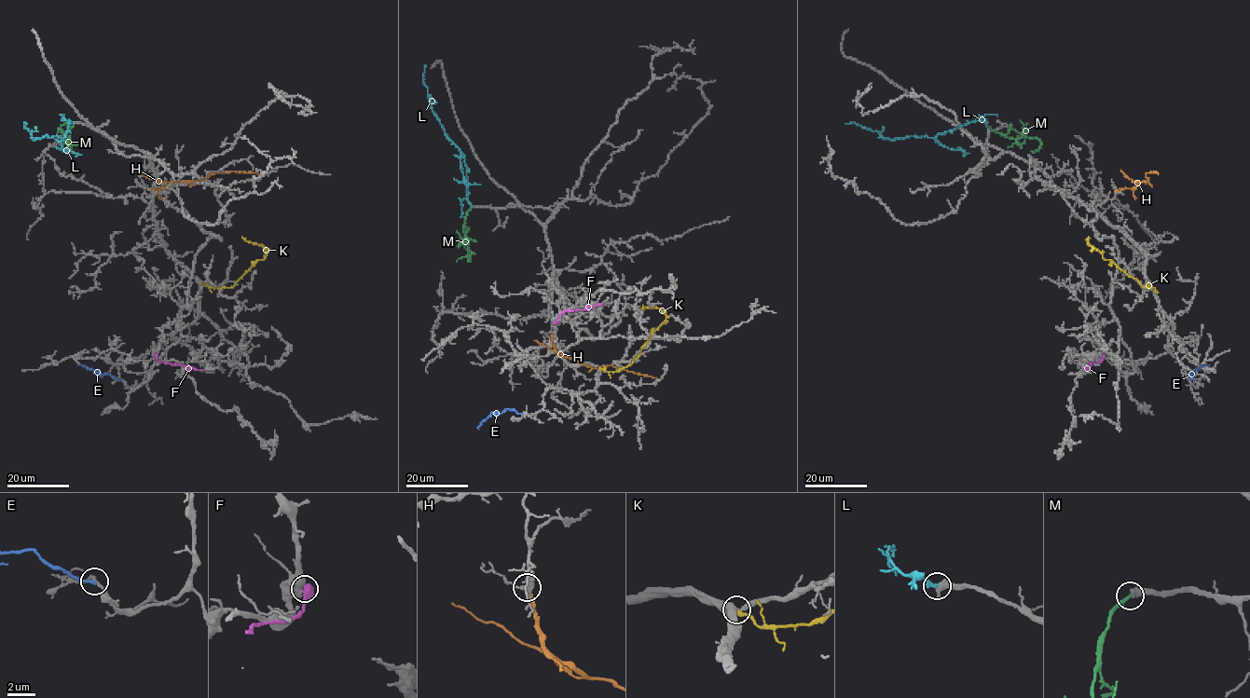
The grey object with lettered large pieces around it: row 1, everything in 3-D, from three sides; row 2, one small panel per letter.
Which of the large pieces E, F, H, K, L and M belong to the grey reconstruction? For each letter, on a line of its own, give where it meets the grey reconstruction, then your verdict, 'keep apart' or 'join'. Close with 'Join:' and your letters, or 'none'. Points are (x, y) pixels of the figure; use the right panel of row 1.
E: (1194, 380) | keep apart
F: (1103, 354) | keep apart
H: (1117, 191) | keep apart
K: (1148, 283) | keep apart
L: (986, 123) | join
M: (988, 126) | join
Join: L, M

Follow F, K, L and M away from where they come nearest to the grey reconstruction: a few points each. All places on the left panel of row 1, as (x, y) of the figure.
F: (156, 354), (160, 362), (203, 370)
K: (200, 283), (231, 288), (254, 263), (264, 257), (267, 250), (241, 237)
L: (73, 123), (68, 120), (67, 130), (62, 137), (34, 139), (25, 123)
M: (73, 125), (64, 138), (69, 137), (71, 149), (57, 147)

